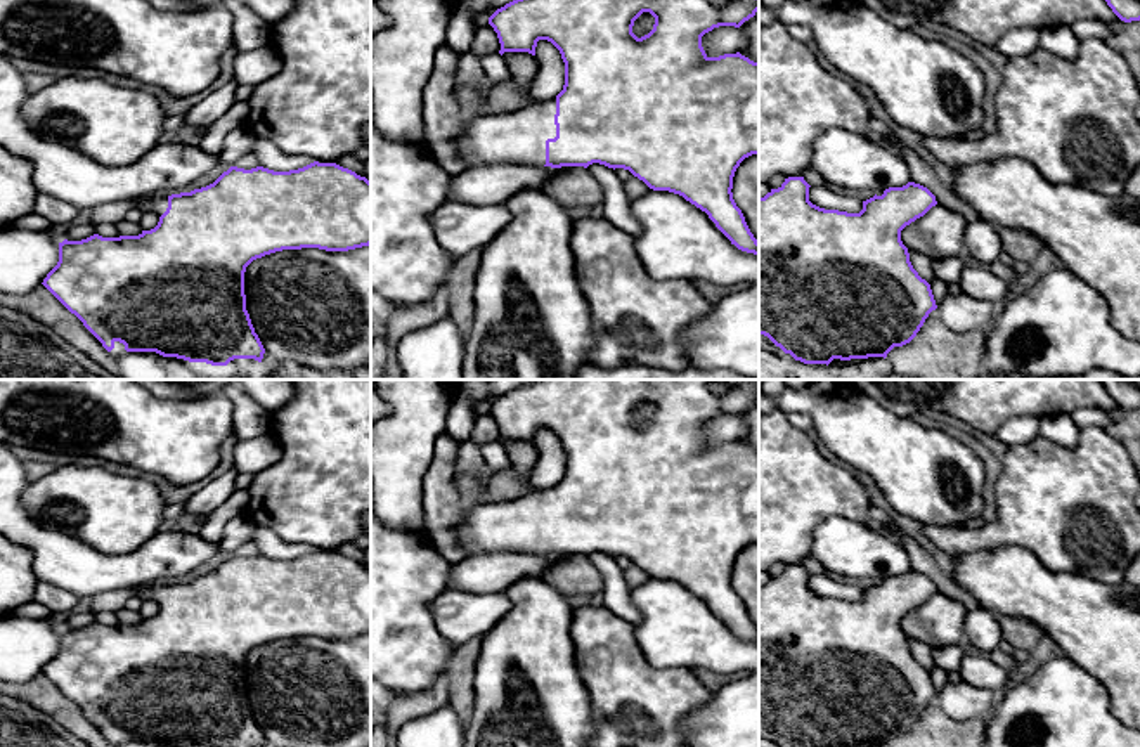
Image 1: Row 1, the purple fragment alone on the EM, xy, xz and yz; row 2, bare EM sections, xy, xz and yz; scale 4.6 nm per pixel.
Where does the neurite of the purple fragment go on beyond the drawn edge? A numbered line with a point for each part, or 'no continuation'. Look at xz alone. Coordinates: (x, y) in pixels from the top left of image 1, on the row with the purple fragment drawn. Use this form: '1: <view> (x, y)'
1: xz (520, 137)

